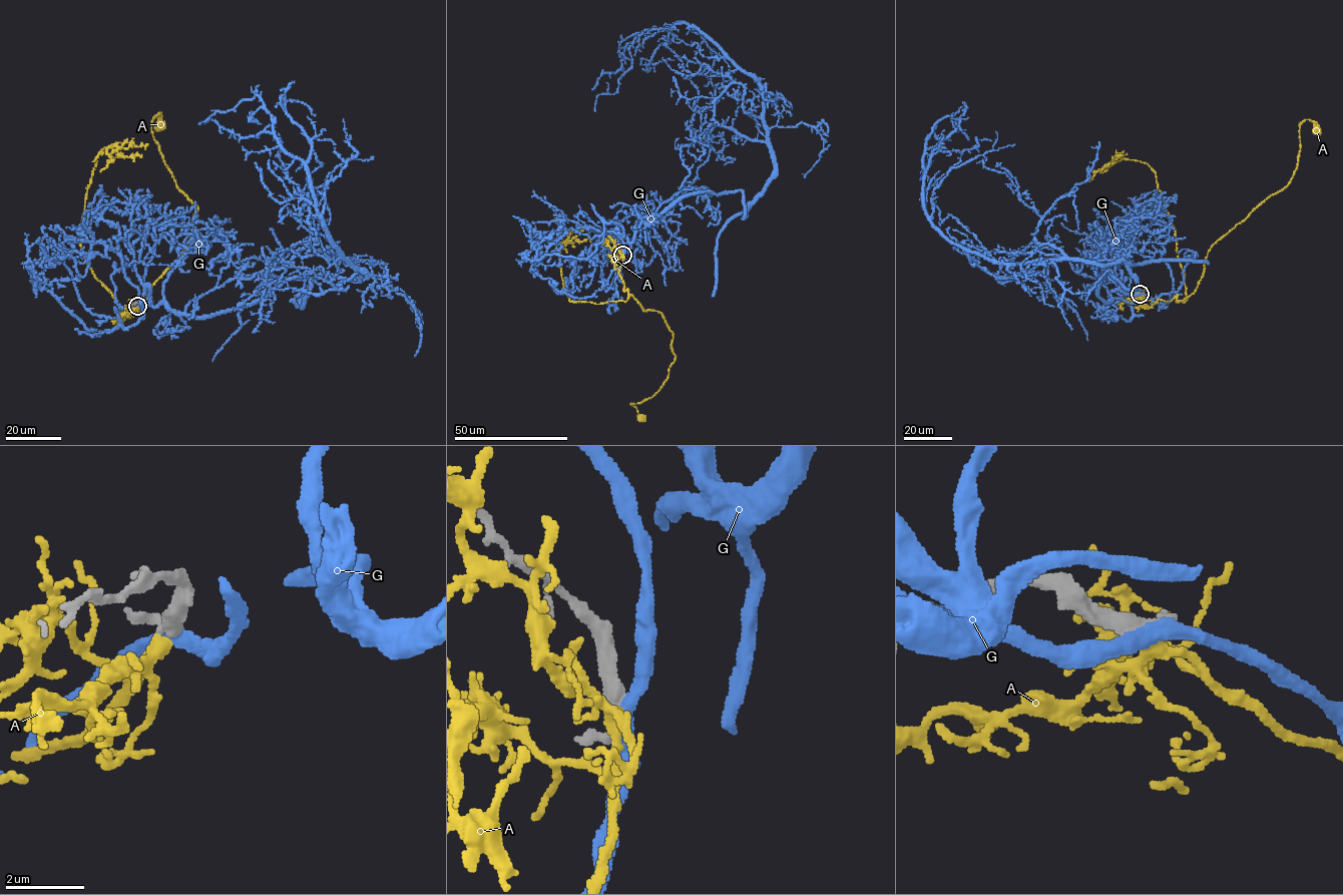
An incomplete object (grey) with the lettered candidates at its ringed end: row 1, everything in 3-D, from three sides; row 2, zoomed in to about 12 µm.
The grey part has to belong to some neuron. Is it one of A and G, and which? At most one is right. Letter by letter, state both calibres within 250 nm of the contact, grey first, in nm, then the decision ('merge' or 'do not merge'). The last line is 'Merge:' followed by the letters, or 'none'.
A: 280/300 nm | merge
G: 320/360 nm | do not merge
Merge: A

